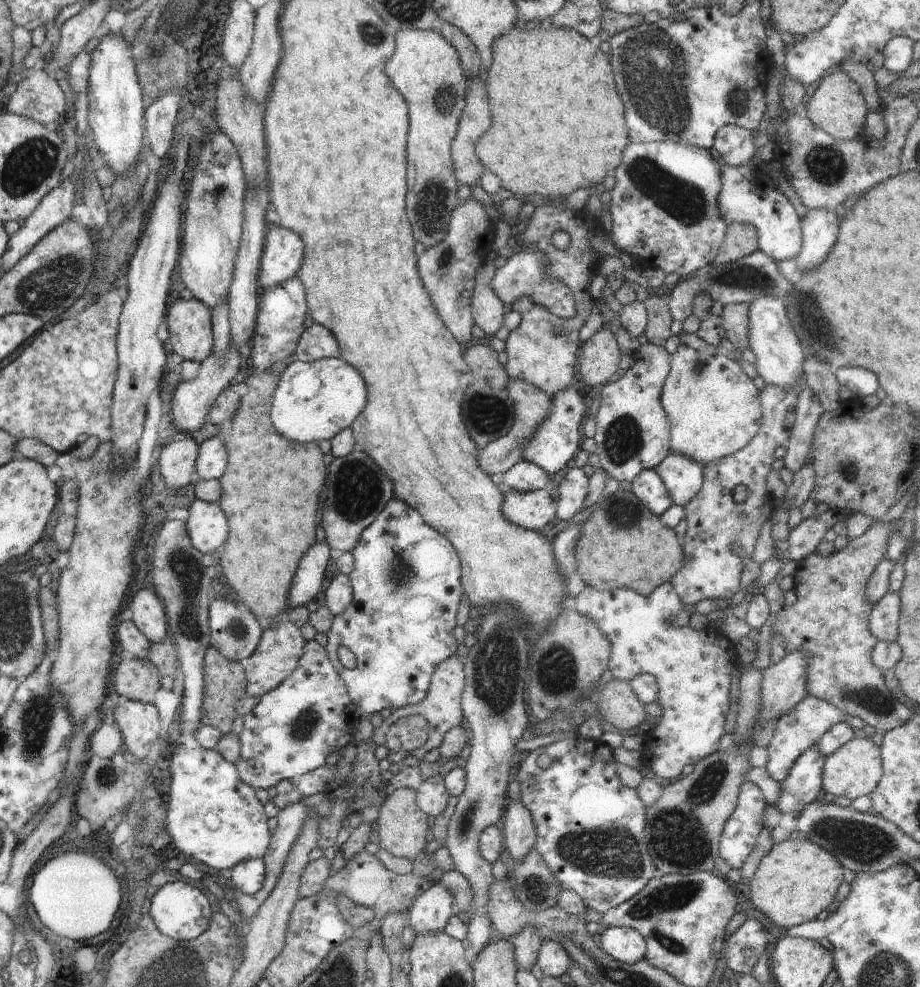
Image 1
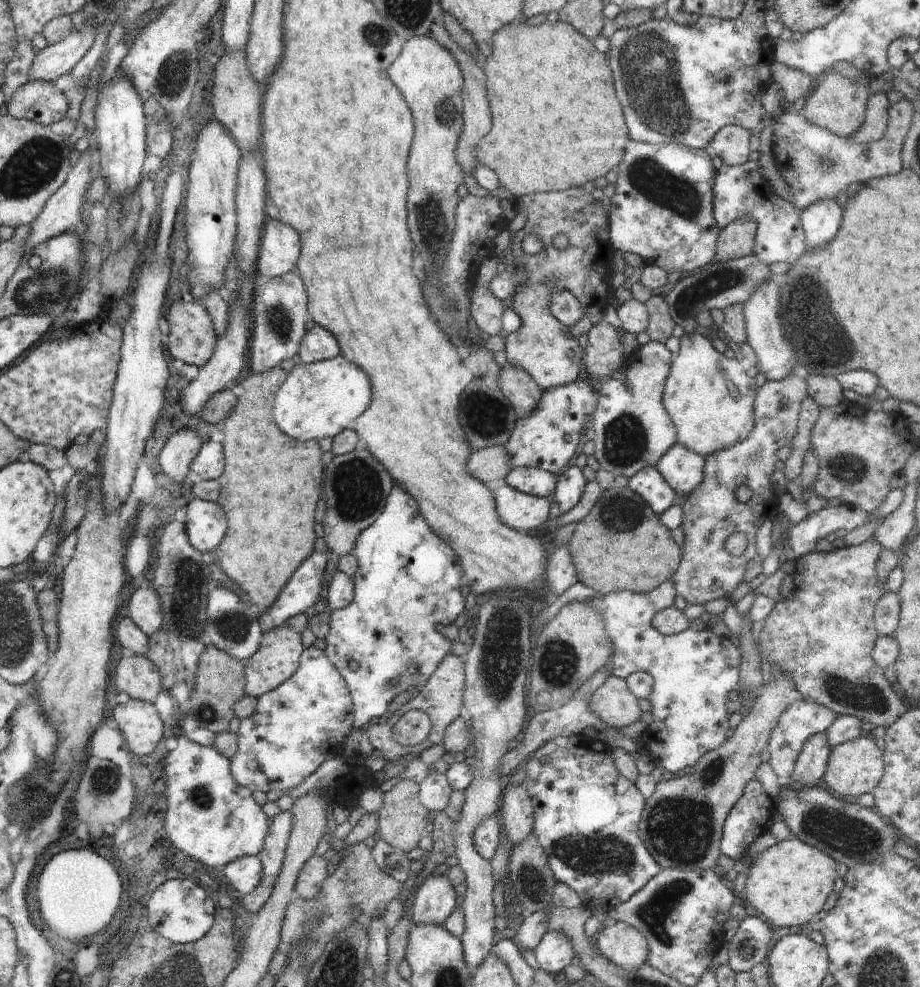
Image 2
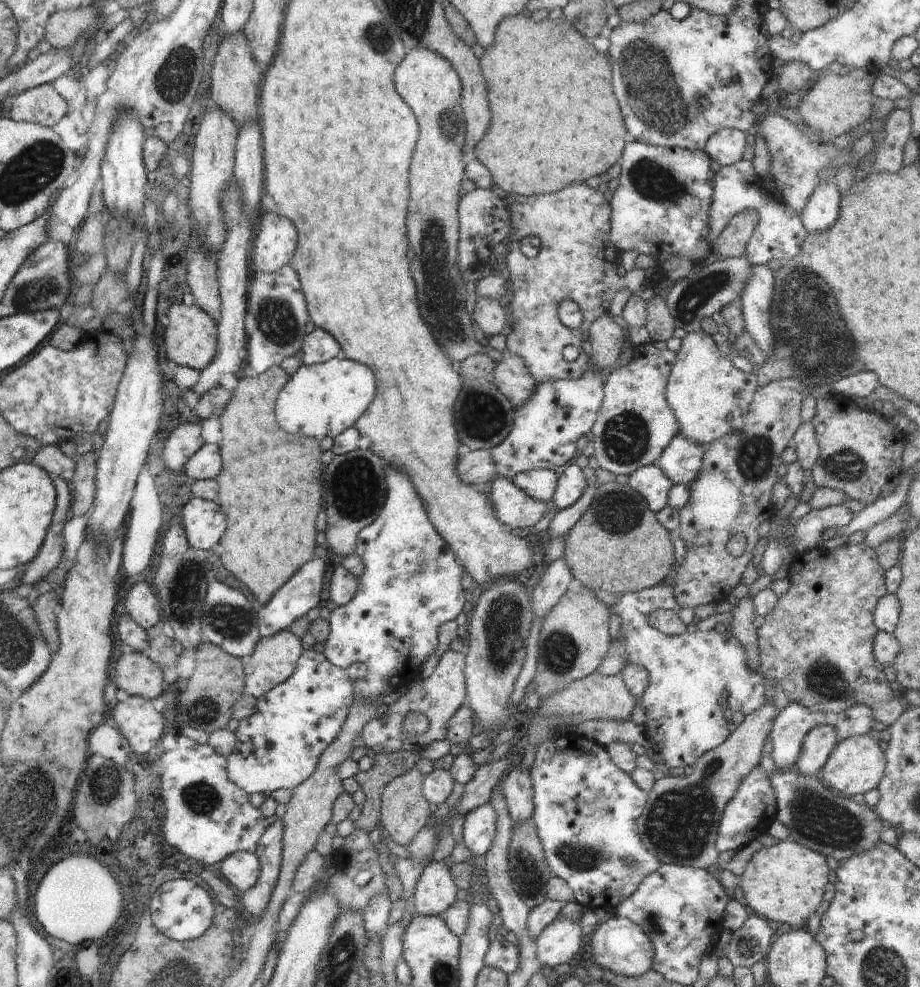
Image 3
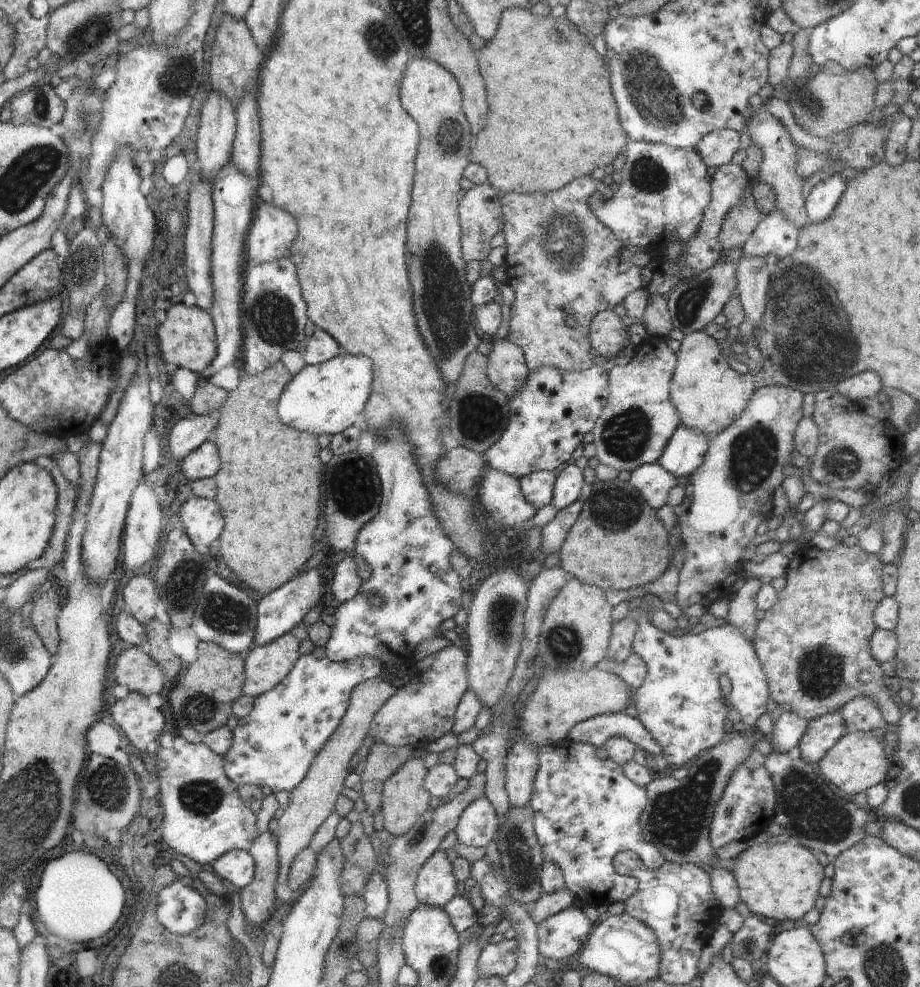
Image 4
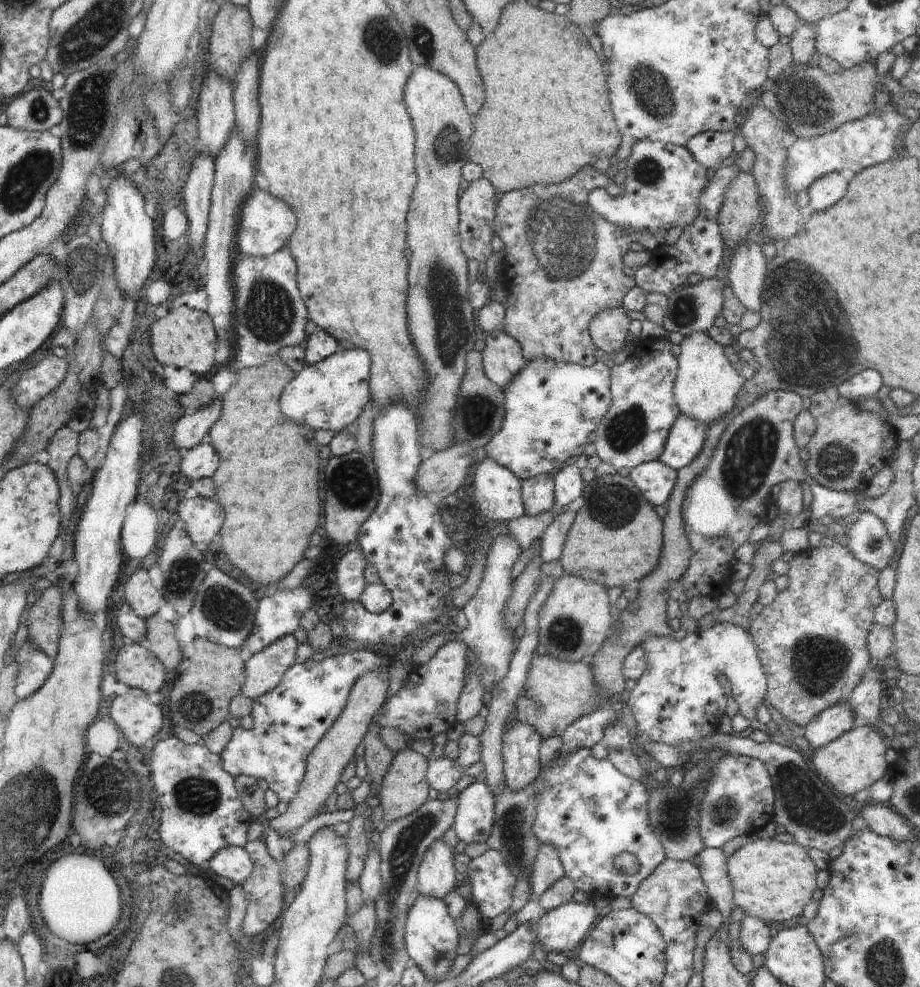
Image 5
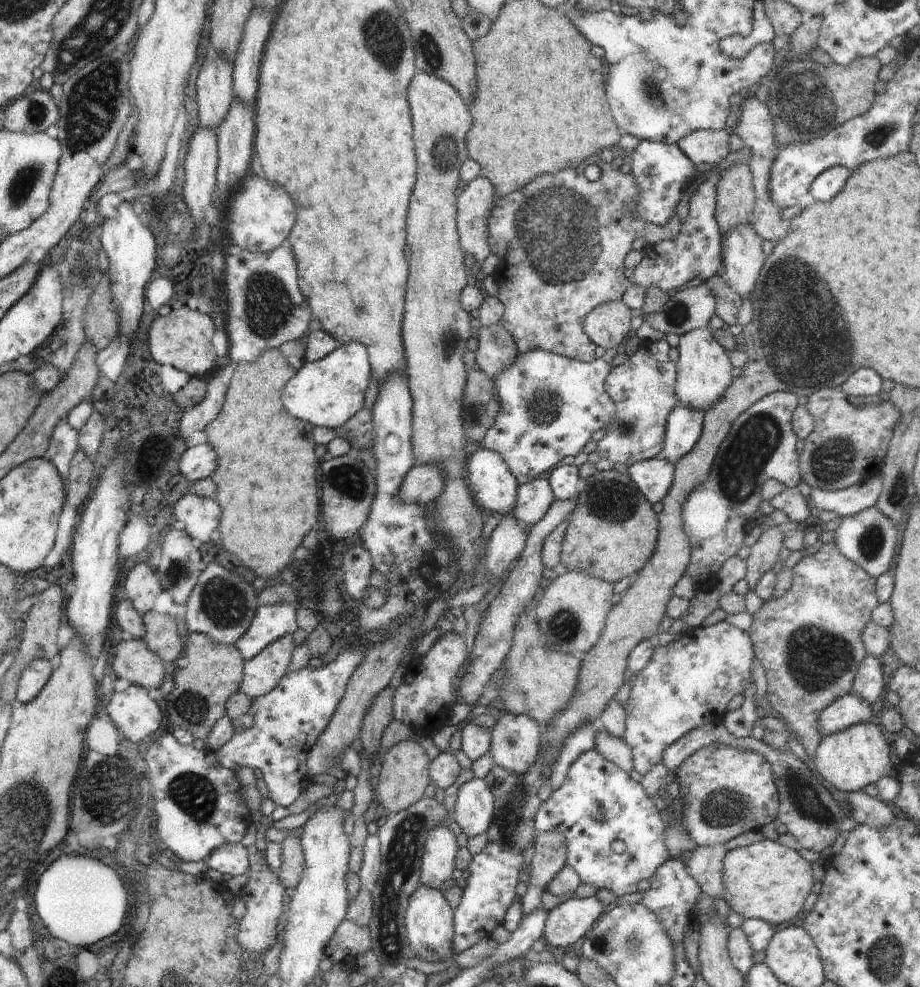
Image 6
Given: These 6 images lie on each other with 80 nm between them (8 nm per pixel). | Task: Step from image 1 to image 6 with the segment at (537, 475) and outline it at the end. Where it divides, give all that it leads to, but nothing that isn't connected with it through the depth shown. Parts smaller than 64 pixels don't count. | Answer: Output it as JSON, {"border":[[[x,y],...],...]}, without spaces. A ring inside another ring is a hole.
{"border":[[[546,475],[536,476],[517,488],[517,499],[512,516],[524,523],[526,527],[533,527],[544,518],[554,499],[556,498]]]}

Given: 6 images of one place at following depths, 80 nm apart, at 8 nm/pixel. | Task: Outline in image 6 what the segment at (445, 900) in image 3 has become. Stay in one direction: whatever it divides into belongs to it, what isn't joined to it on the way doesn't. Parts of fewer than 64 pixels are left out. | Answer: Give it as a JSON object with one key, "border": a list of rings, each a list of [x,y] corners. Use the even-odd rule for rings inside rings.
{"border":[[[446,821],[431,828],[421,858],[421,884],[439,889],[450,879],[458,849],[456,837]]]}

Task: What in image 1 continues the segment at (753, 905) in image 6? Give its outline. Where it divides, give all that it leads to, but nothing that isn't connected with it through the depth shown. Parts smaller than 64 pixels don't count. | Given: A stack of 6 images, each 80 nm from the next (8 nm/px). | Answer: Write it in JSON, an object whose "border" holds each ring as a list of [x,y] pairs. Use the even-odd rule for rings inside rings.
{"border":[[[795,837],[775,844],[765,855],[750,880],[749,897],[781,930],[787,930],[808,921],[826,910],[835,900],[838,886],[846,875],[840,861],[827,850],[804,837]]]}

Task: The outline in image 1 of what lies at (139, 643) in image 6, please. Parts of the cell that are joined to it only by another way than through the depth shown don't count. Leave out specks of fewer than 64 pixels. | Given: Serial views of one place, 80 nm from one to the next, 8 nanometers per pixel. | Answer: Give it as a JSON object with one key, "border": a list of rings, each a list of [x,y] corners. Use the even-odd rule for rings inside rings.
{"border":[[[122,659],[114,674],[114,689],[131,701],[153,704],[154,694],[161,688],[161,676],[157,666],[150,660]]]}

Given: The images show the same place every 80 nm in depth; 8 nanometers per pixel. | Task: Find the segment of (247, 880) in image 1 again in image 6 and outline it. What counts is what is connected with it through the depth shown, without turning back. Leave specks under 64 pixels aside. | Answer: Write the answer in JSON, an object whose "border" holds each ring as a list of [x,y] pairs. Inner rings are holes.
{"border":[[[242,843],[219,846],[204,860],[209,868],[232,877],[244,874],[248,867],[251,866],[247,847],[242,845]]]}

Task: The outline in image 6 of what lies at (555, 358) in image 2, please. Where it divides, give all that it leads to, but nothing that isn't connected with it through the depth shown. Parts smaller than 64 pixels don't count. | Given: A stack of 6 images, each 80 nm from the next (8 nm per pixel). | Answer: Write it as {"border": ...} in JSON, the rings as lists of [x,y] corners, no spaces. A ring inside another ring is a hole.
{"border":[[[593,154],[591,157],[584,159],[580,164],[573,167],[566,167],[558,169],[556,172],[544,173],[535,176],[532,180],[529,180],[524,186],[516,189],[514,192],[508,193],[503,197],[496,197],[493,202],[493,207],[488,217],[487,233],[488,244],[491,248],[492,254],[496,254],[500,259],[499,269],[495,272],[495,281],[498,285],[498,298],[504,305],[505,311],[501,316],[499,323],[512,335],[515,340],[517,349],[520,353],[526,352],[528,349],[542,349],[548,352],[565,356],[571,359],[576,359],[582,362],[590,362],[596,359],[594,352],[596,352],[596,345],[588,338],[588,335],[583,329],[584,317],[593,308],[596,308],[599,304],[608,301],[621,300],[624,291],[627,286],[632,283],[631,279],[624,277],[624,258],[632,250],[632,242],[636,238],[644,238],[645,240],[652,240],[656,238],[656,242],[660,241],[673,241],[678,238],[681,231],[682,214],[680,210],[676,210],[672,218],[662,227],[647,223],[637,217],[635,208],[639,203],[640,187],[637,183],[636,177],[632,173],[623,174],[620,168],[614,168],[612,163],[604,161],[600,154]],[[595,163],[601,168],[601,175],[597,181],[590,181],[586,179],[584,175],[584,168],[588,164]]]}

